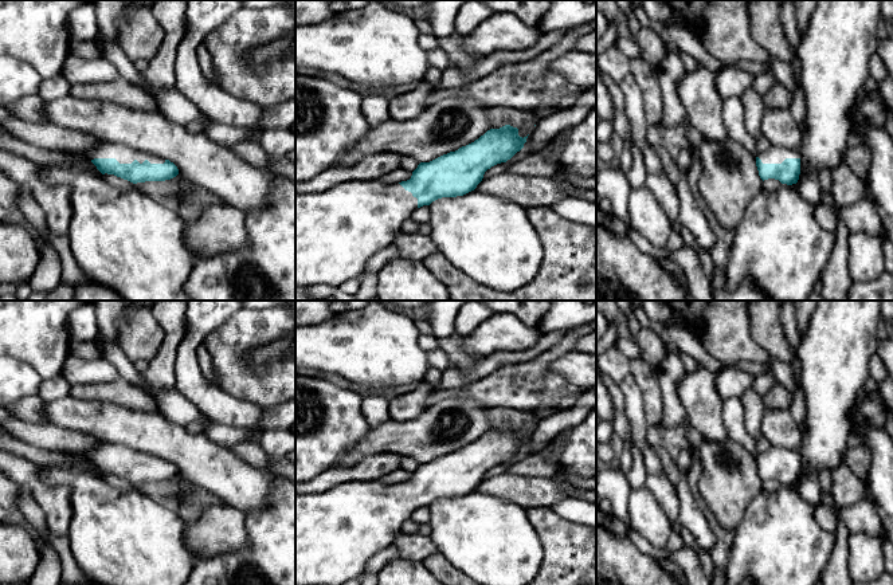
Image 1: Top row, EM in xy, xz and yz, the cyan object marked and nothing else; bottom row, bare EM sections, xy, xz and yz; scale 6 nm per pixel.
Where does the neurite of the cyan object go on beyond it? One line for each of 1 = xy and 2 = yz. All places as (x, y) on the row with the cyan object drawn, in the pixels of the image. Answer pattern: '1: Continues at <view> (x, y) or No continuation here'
1: Continues at xy (122, 239)
2: Continues at yz (779, 244)

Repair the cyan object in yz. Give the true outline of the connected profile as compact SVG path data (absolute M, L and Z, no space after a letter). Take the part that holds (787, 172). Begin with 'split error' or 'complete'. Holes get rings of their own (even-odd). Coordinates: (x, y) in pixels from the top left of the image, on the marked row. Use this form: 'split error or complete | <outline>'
split error | M771 146L759 153L756 166L763 181L775 178L783 185L773 192L761 189L745 208L725 264L725 286L735 290L749 278L771 301L806 301L822 279L835 246L835 233L818 224L815 207L792 187L800 174L799 148Z

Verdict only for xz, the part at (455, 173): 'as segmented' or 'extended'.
extended

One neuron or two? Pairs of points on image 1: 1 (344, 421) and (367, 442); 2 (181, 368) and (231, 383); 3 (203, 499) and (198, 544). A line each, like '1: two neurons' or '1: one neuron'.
1: two neurons
2: two neurons
3: two neurons

